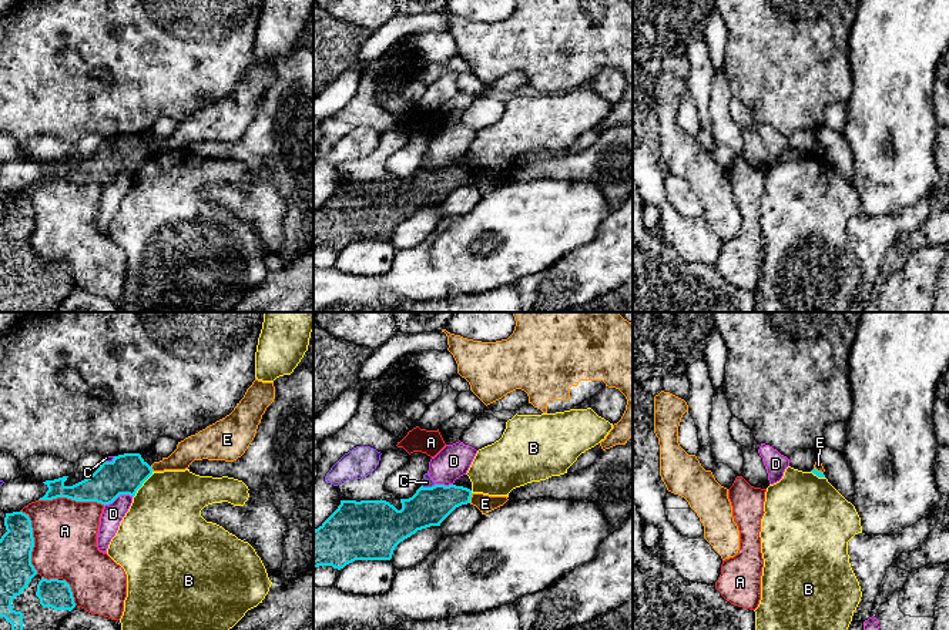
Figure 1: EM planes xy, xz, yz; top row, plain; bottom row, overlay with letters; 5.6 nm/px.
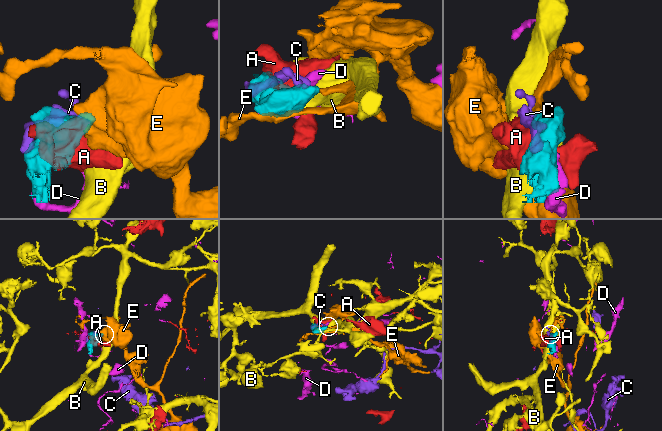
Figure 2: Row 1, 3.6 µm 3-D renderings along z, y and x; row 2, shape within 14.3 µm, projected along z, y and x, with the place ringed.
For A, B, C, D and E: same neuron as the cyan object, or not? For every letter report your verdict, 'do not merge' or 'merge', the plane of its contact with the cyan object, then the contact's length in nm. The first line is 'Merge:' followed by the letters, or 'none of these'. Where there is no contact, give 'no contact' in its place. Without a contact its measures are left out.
Merge: none of these
A: do not merge | xy | 380 nm
B: do not merge | xy | 190 nm
C: do not merge | xz | 80 nm
D: do not merge | xy | 180 nm
E: do not merge | xz | 60 nm

